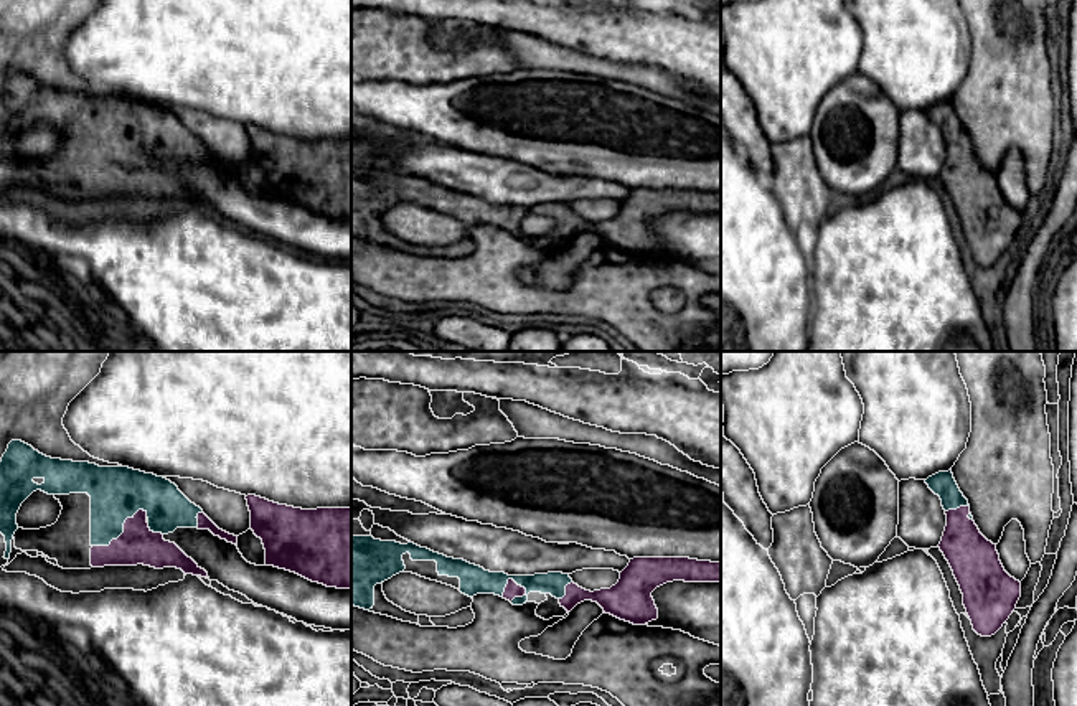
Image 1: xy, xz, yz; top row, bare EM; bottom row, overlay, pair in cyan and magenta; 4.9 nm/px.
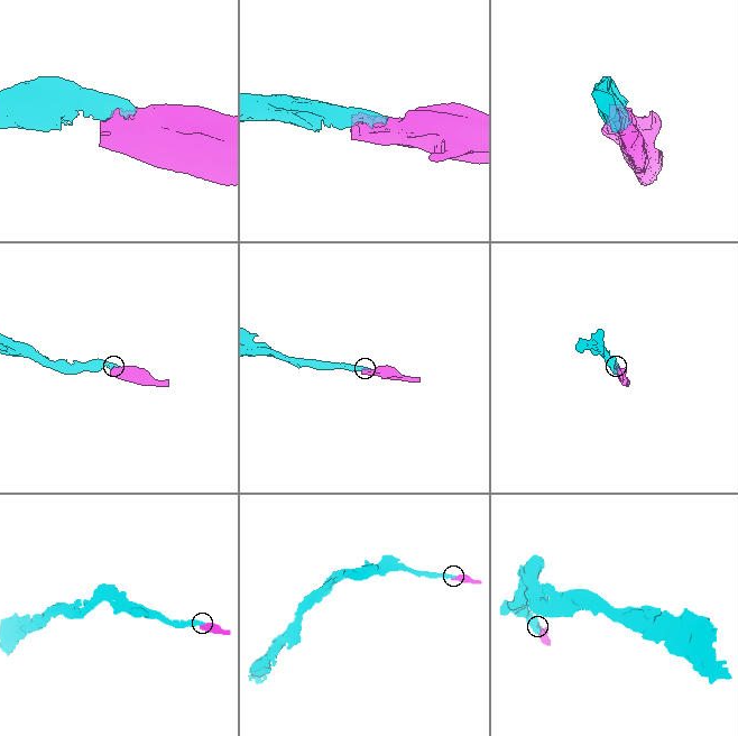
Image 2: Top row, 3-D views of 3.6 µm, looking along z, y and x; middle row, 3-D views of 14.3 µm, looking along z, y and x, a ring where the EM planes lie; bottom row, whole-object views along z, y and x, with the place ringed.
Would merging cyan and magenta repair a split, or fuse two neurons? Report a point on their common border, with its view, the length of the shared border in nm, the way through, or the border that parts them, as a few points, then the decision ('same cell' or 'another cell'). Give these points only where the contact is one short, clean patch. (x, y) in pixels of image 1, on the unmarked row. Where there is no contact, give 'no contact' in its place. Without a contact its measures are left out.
xy (122, 160) | 320 nm | same cell

